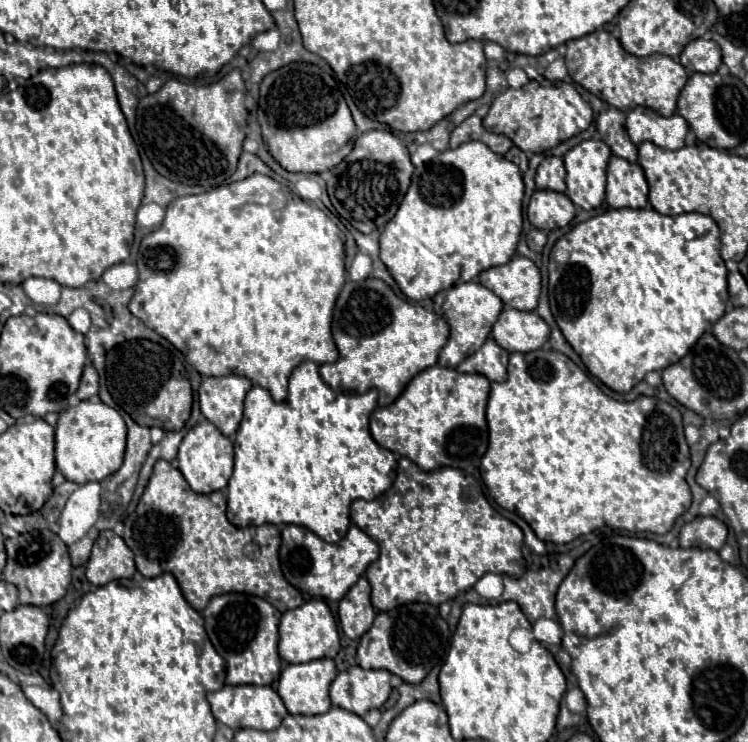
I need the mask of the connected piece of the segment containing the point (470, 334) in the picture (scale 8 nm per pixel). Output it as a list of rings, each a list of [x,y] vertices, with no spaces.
[[[474,280],[464,282],[464,284],[454,284],[452,288],[440,290],[434,296],[434,312],[448,322],[450,338],[448,338],[448,344],[440,350],[438,364],[456,368],[466,356],[474,354],[474,350],[478,350],[484,344],[484,340],[490,336],[490,330],[492,330],[502,306],[504,306],[502,300],[492,290],[488,290],[486,286],[482,286],[480,282],[474,282]]]

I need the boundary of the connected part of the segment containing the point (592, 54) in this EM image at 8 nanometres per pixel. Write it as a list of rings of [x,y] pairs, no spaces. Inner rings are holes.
[[[602,28],[566,42],[566,48],[568,50],[564,58],[570,78],[610,106],[616,106],[622,112],[630,112],[636,106],[646,106],[662,116],[672,116],[676,112],[678,94],[686,86],[688,74],[684,66],[674,58],[664,54],[643,58],[632,56],[610,32]]]

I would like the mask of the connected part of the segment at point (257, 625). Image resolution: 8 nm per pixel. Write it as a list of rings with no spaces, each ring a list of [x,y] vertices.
[[[240,592],[214,596],[202,610],[204,628],[216,652],[226,660],[226,684],[272,684],[280,676],[278,622],[280,612],[264,598]]]

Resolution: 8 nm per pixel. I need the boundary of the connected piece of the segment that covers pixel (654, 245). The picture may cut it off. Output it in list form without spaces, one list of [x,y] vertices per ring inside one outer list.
[[[610,208],[590,220],[580,222],[574,226],[568,234],[564,234],[552,248],[550,264],[548,264],[548,296],[550,296],[550,310],[558,322],[558,328],[562,330],[564,338],[570,342],[574,352],[580,356],[580,360],[586,364],[588,372],[596,376],[602,384],[606,384],[614,392],[628,392],[634,384],[638,384],[646,372],[652,370],[664,370],[666,366],[678,362],[688,354],[688,350],[694,346],[694,342],[724,314],[728,304],[728,286],[726,286],[726,266],[720,258],[720,232],[716,222],[706,214],[678,214],[678,216],[664,216],[656,212],[654,208]]]

